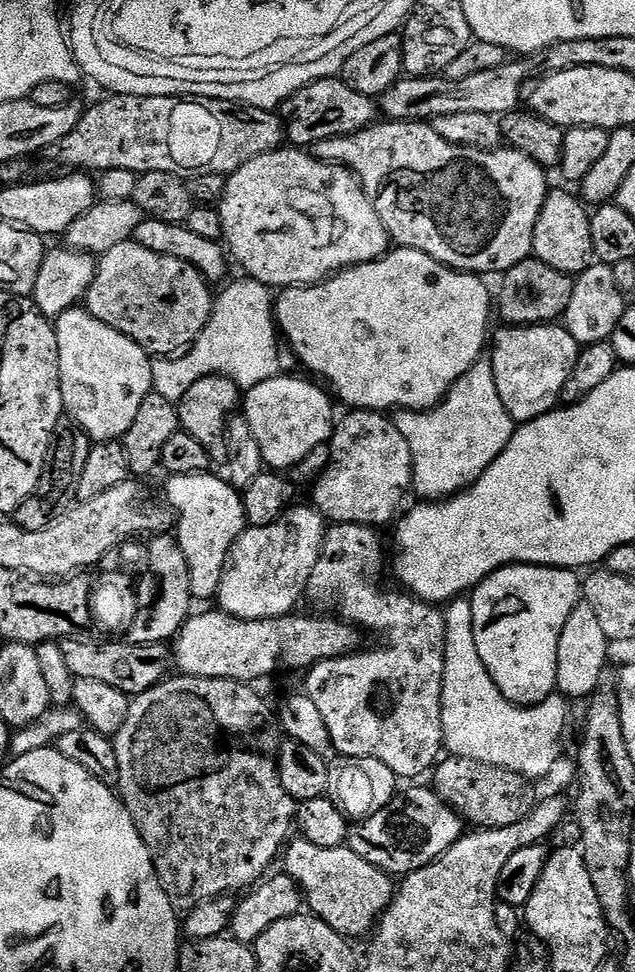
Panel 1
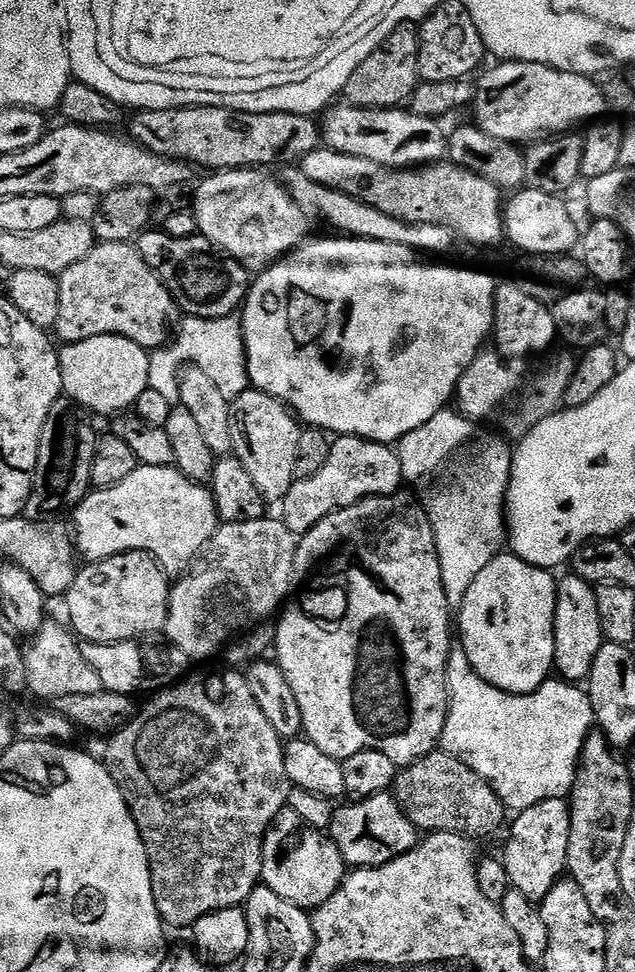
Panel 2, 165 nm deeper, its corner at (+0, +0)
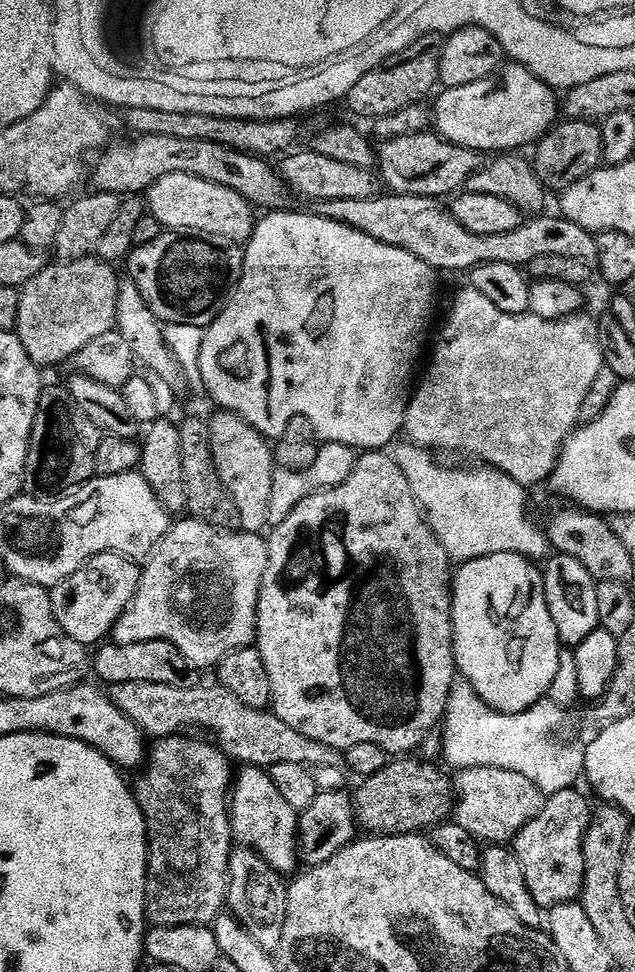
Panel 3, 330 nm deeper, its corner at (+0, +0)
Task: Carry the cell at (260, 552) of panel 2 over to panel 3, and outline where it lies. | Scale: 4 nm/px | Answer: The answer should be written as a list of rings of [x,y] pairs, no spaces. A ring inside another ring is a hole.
[[[180,519],[184,520],[177,524],[175,521],[164,535],[164,541],[147,557],[136,597],[112,628],[111,639],[118,644],[165,640],[178,646],[195,668],[215,669],[230,653],[247,648],[255,641],[262,578],[268,565],[268,541],[255,532],[225,530],[201,520]]]

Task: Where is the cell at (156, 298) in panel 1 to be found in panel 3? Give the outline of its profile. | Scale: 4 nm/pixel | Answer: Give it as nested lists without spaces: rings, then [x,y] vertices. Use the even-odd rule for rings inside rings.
[[[85,258],[82,260],[69,260],[56,262],[45,266],[40,273],[20,292],[20,305],[18,306],[18,322],[14,329],[19,336],[22,346],[35,364],[41,369],[48,370],[51,364],[64,364],[71,361],[94,338],[102,338],[102,334],[116,328],[116,315],[118,314],[119,290],[121,277],[116,277],[117,270],[111,263],[104,263],[99,258]]]

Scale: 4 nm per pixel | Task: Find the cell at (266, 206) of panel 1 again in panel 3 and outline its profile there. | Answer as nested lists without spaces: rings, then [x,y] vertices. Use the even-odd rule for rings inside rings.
[[[170,174],[154,182],[154,186],[146,193],[146,203],[147,211],[154,218],[158,218],[158,222],[162,222],[165,230],[211,238],[228,246],[247,245],[258,223],[253,205],[246,198],[242,198],[242,194],[214,182],[194,178],[190,174]]]

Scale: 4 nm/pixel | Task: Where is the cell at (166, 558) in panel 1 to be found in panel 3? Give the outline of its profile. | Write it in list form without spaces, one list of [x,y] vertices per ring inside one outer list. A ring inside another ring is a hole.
[[[116,552],[93,556],[70,578],[52,585],[52,609],[54,618],[58,618],[58,626],[62,626],[62,630],[66,630],[74,642],[85,646],[96,646],[107,641],[112,628],[136,597],[141,571],[141,565],[135,559]]]

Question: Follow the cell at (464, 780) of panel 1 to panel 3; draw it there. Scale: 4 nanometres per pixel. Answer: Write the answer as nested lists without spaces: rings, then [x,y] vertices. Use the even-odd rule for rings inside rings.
[[[396,758],[382,771],[367,777],[354,792],[356,818],[361,829],[372,836],[424,834],[443,824],[454,812],[454,784],[432,762],[417,758]]]

